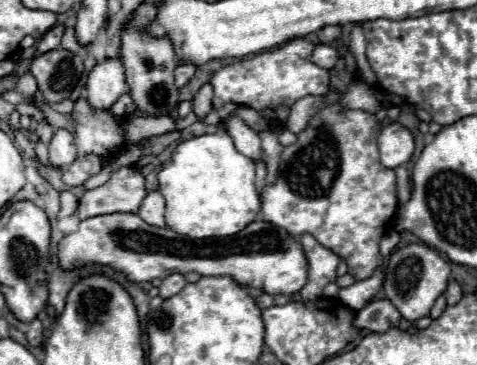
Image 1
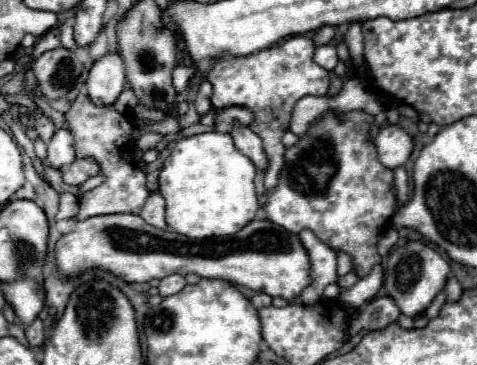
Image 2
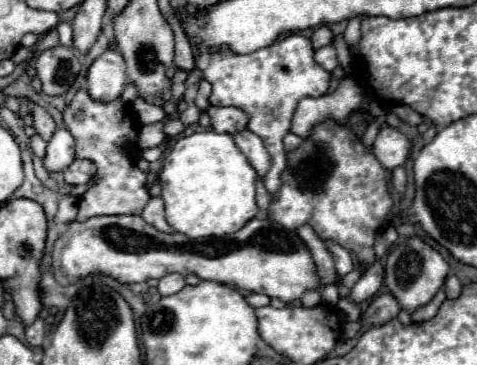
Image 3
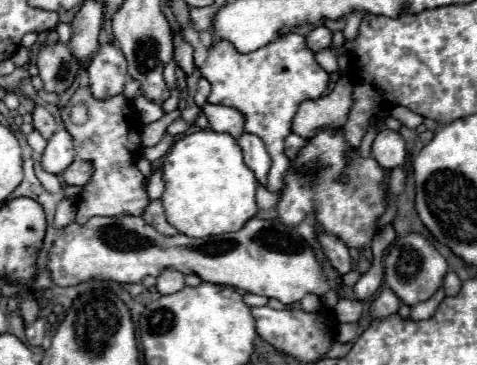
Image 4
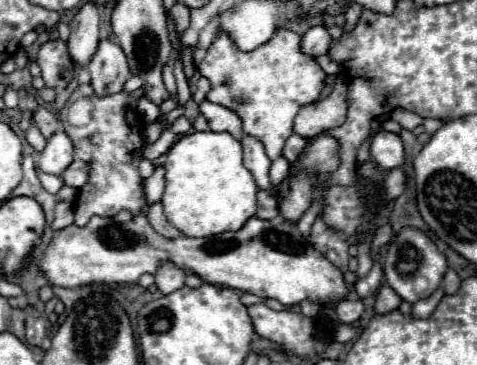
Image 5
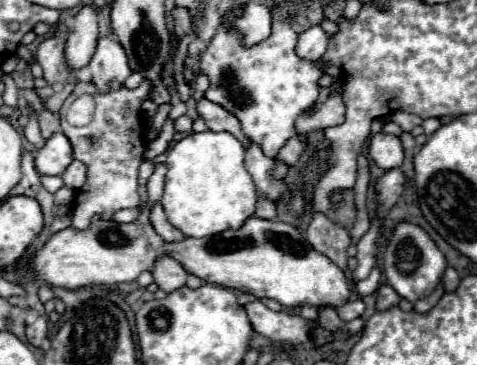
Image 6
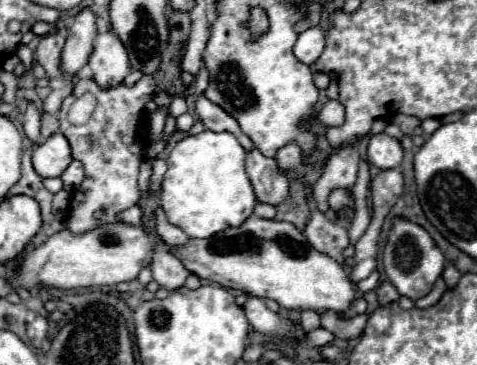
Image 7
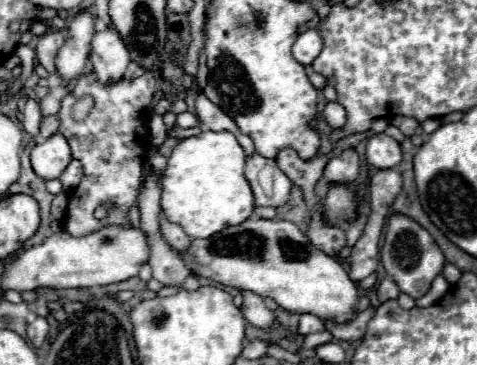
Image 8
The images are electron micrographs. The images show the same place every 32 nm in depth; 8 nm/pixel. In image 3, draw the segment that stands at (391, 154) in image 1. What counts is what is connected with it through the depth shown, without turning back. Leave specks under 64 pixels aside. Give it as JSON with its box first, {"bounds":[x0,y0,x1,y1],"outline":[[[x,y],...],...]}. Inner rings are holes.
{"bounds":[374,126,410,170],"outline":[[[384,126],[374,144],[374,154],[378,158],[378,162],[388,168],[388,170],[394,170],[396,166],[404,166],[404,162],[408,160],[408,154],[410,154],[410,140],[408,136],[404,136],[398,128],[392,128],[392,126]]]}

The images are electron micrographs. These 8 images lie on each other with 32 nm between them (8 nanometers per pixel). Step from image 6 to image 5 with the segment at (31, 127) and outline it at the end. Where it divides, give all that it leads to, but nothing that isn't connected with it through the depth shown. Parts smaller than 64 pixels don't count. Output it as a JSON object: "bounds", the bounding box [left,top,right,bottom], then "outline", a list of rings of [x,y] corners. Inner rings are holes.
{"bounds":[26,124,46,152],"outline":[[[32,124],[32,128],[26,132],[26,140],[28,140],[28,144],[36,150],[36,152],[42,152],[44,150],[44,146],[46,146],[46,138],[38,132],[38,128]]]}

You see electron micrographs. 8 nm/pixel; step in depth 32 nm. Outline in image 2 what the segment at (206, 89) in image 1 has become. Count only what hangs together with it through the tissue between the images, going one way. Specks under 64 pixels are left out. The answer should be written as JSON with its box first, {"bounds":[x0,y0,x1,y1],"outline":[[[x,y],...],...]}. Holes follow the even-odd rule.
{"bounds":[194,82,212,116],"outline":[[[202,82],[202,84],[200,84],[200,88],[198,88],[198,94],[196,94],[196,100],[194,100],[196,112],[198,112],[200,116],[204,116],[206,112],[210,112],[210,110],[212,110],[210,96],[212,96],[212,86],[210,86],[210,82]]]}

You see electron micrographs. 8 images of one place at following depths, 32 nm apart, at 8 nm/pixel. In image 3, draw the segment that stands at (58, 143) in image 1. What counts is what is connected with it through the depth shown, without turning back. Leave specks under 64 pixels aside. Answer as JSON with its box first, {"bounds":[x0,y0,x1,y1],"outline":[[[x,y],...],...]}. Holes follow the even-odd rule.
{"bounds":[44,128,74,172],"outline":[[[60,128],[54,132],[54,136],[48,142],[46,156],[44,156],[44,166],[46,170],[62,172],[74,162],[74,140],[72,134],[66,128]]]}

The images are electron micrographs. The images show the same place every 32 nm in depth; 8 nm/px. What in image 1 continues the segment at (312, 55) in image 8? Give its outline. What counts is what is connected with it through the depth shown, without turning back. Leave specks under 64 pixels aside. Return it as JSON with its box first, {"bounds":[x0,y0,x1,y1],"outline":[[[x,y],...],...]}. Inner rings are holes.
{"bounds":[320,26,342,44],"outline":[[[324,26],[320,30],[320,42],[322,44],[332,44],[340,38],[340,34],[342,34],[342,26]]]}

